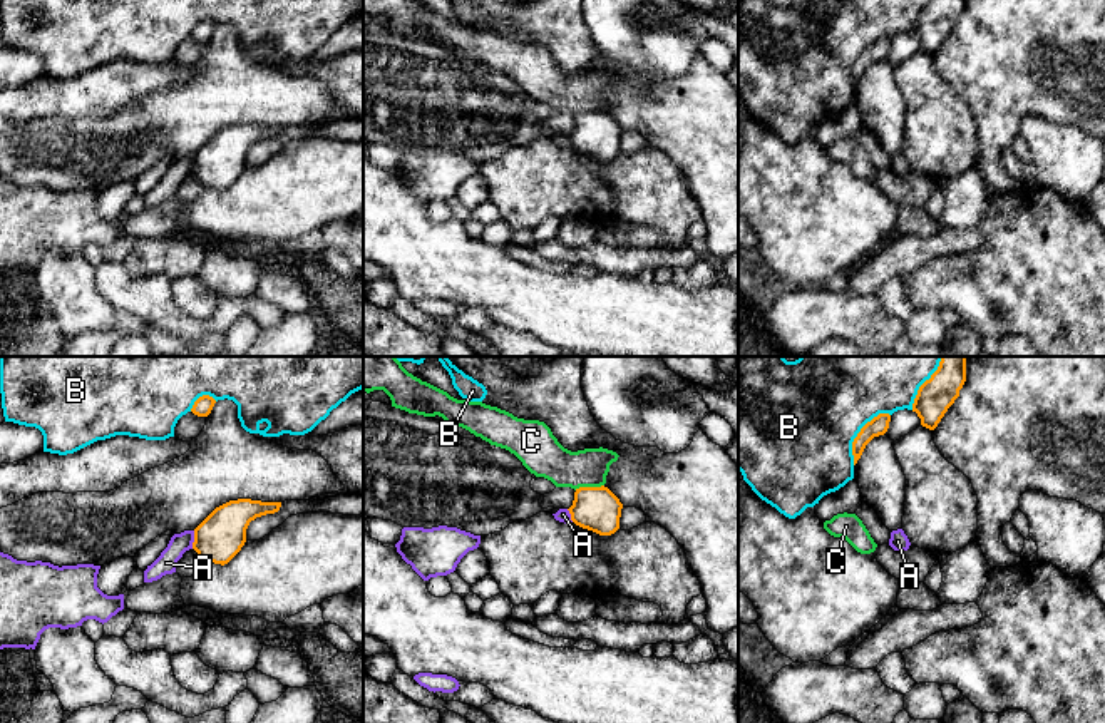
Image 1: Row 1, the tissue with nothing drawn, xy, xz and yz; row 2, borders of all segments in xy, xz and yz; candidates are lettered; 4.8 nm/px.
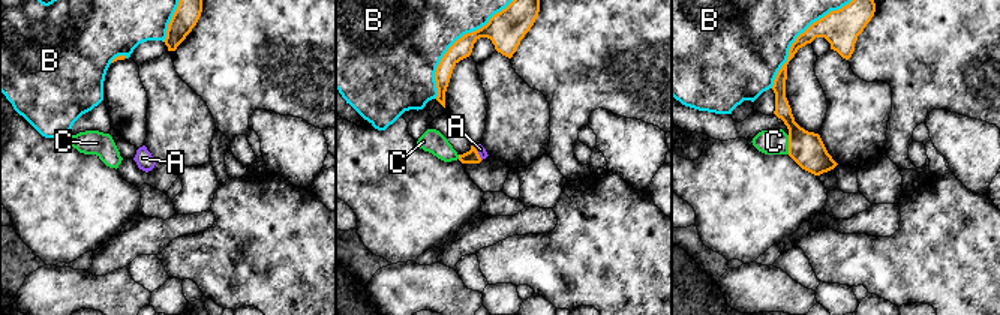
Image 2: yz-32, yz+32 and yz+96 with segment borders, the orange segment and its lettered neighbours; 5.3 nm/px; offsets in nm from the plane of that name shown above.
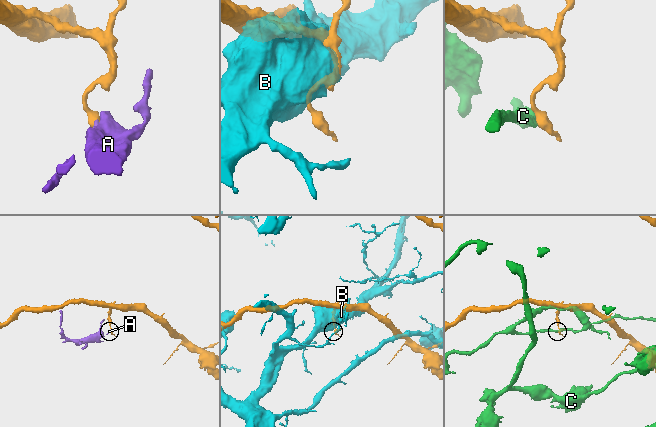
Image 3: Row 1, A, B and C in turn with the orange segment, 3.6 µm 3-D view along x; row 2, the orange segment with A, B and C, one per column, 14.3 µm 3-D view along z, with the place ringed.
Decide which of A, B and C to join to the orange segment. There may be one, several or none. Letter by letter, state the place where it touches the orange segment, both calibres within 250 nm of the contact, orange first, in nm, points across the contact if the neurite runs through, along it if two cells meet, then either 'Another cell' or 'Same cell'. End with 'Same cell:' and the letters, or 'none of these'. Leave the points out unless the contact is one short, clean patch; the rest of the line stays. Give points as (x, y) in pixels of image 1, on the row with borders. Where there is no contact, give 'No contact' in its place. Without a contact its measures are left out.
A: Touches orange at xy (195, 539). Thickness 220 nm (orange) against 100 nm. Boundary: xy (195, 531), (191, 548). Another cell
B: Touches orange at yz (859, 432). Thickness 90 nm (orange) against 480 nm. Another cell
C: Touches orange at xz (588, 487). Thickness 220 nm (orange) against 190 nm. Another cell
Same cell: none of these

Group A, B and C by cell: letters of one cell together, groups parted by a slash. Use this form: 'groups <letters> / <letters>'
groups A / B / C

